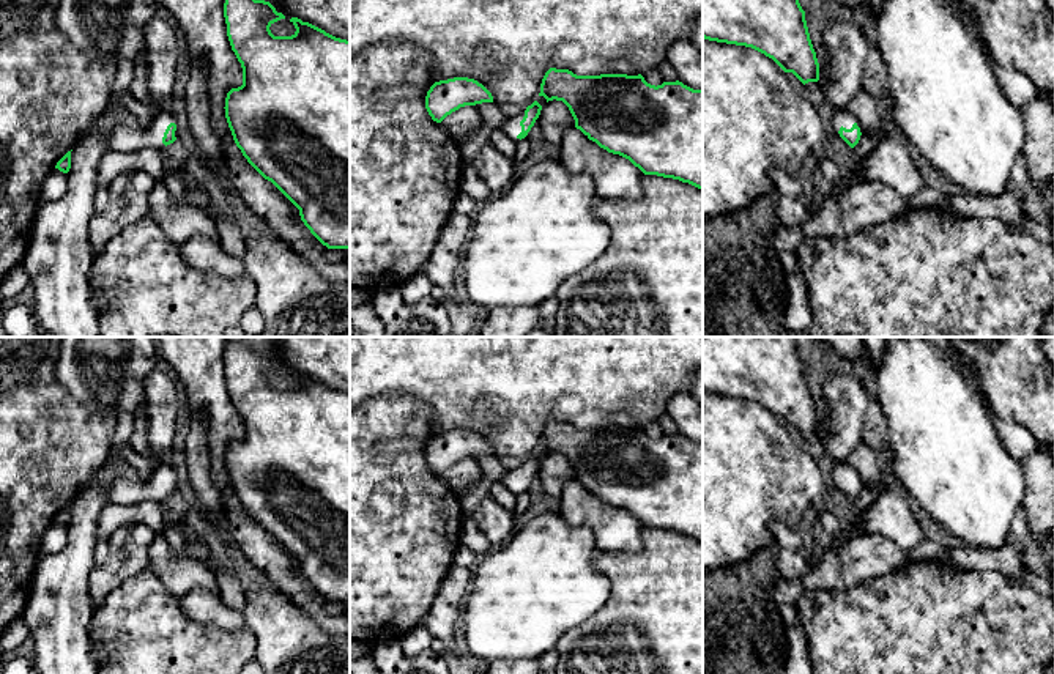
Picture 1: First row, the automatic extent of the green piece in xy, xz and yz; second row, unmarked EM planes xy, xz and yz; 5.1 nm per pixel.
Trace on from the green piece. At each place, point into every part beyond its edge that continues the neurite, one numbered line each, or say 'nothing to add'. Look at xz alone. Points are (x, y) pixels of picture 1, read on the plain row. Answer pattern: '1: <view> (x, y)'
1: xz (511, 481)

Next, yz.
1: yz (845, 471)

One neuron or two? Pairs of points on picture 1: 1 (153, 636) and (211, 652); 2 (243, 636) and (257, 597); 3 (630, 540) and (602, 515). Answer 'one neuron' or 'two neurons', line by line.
1: one neuron
2: two neurons
3: one neuron

